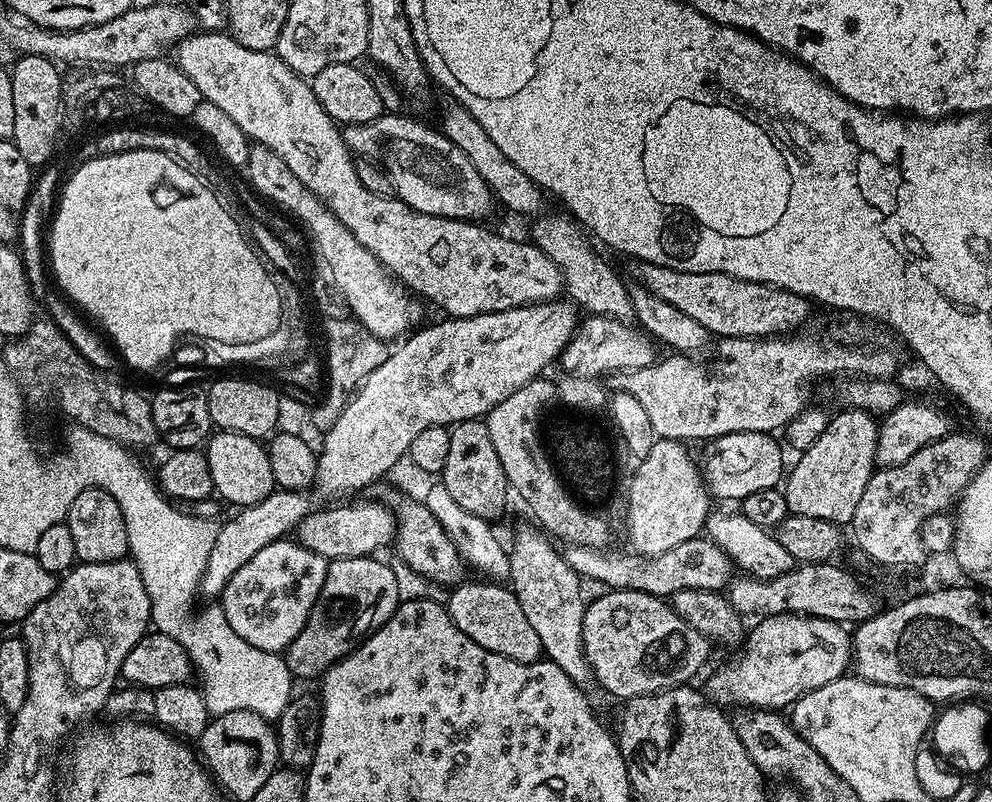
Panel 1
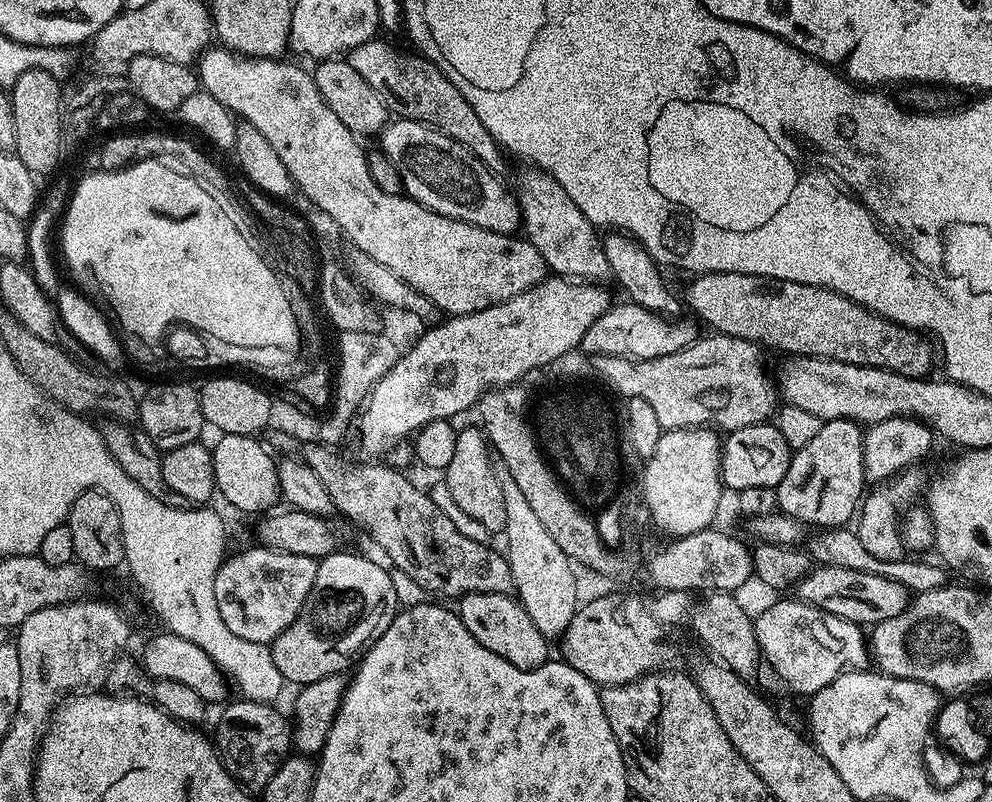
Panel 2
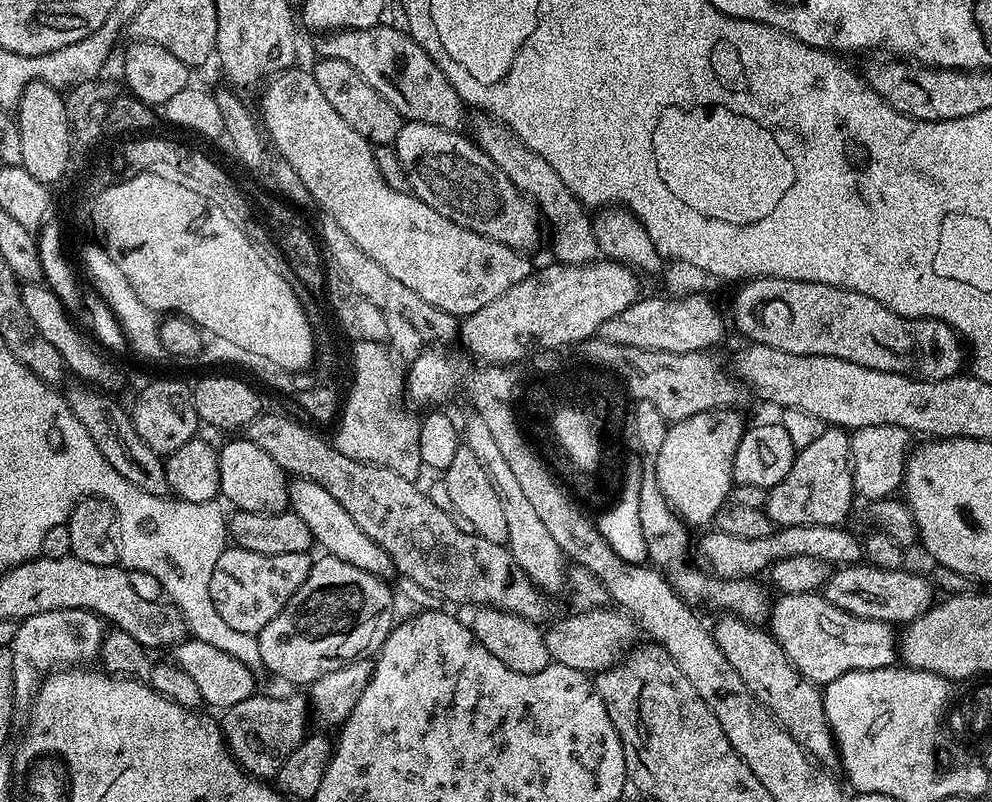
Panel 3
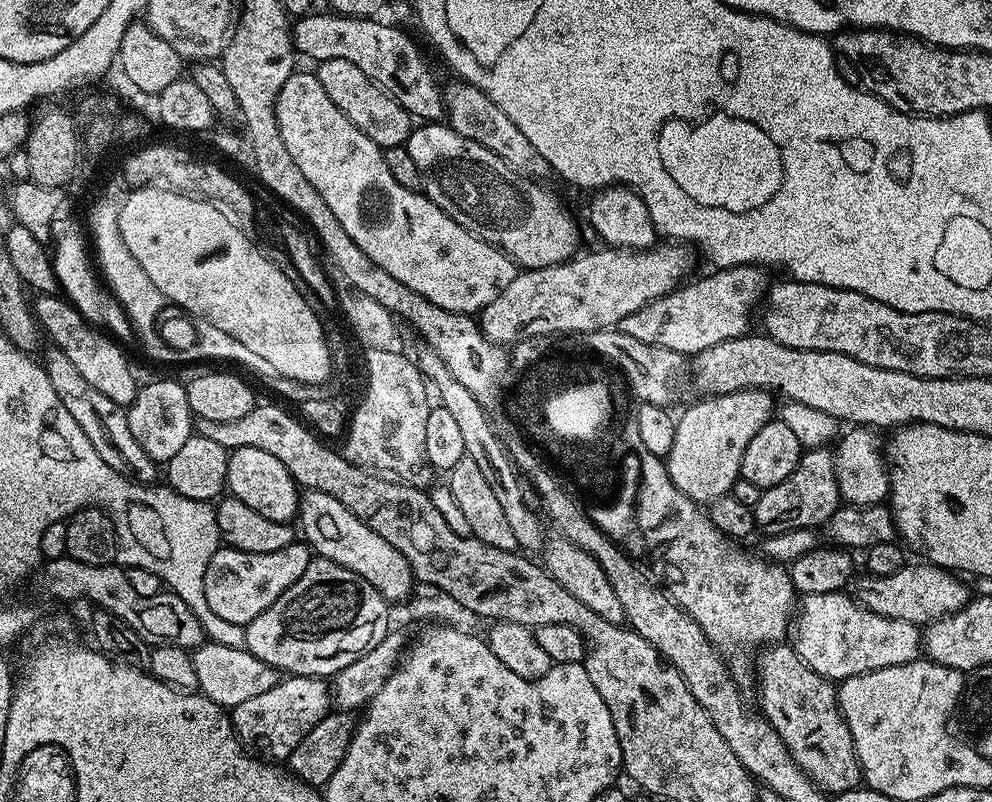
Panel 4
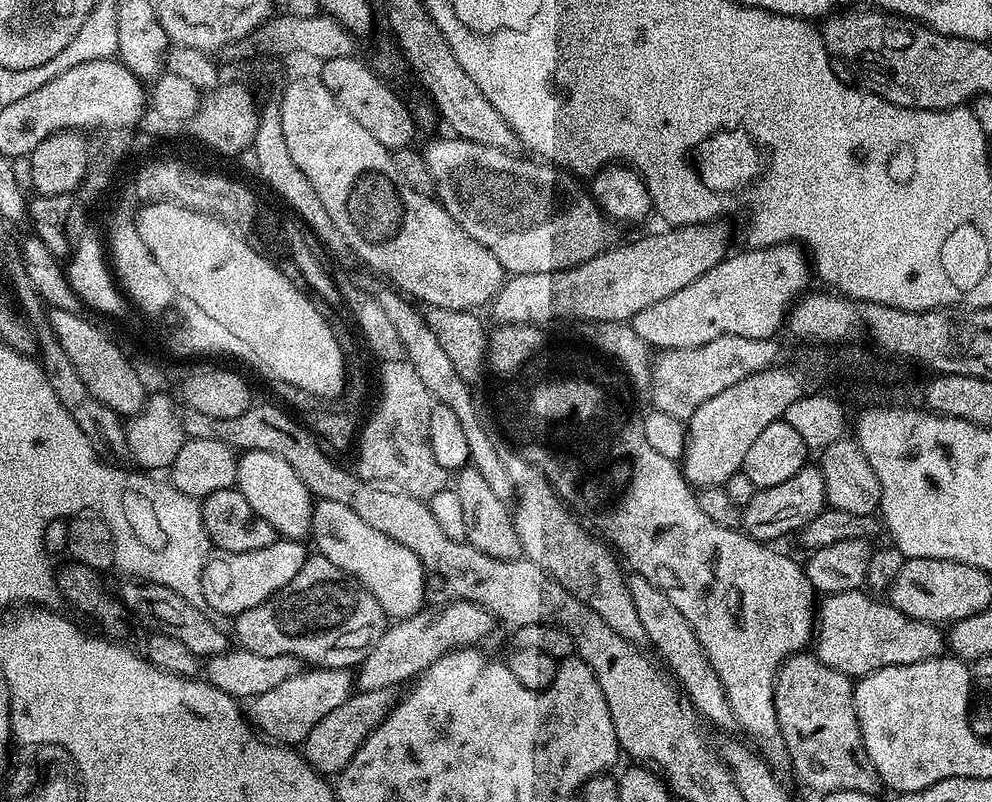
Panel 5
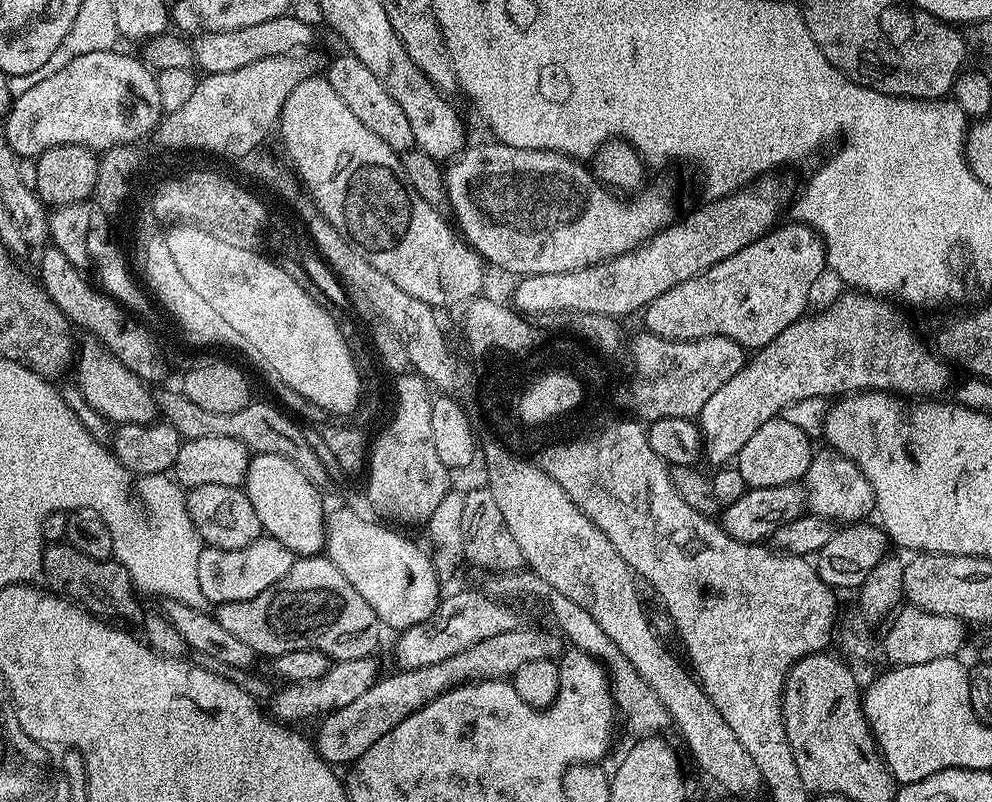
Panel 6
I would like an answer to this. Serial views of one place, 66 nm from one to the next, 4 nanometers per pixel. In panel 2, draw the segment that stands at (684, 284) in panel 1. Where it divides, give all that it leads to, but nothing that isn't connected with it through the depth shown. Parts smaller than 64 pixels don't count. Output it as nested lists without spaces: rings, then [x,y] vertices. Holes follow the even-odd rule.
[[[705,272],[697,275],[696,280],[688,288],[688,300],[686,296],[686,308],[693,312],[691,315],[697,321],[705,320],[709,324],[713,333],[722,336],[733,336],[734,338],[742,338],[751,344],[760,345],[761,349],[777,348],[780,352],[789,352],[789,357],[803,358],[806,356],[819,356],[821,360],[837,360],[838,362],[846,362],[847,364],[857,364],[863,368],[885,368],[891,372],[902,374],[906,378],[914,378],[915,380],[927,377],[928,372],[932,368],[932,363],[937,363],[938,352],[934,347],[933,341],[929,339],[925,333],[915,332],[912,328],[902,326],[894,320],[887,320],[885,316],[880,316],[877,312],[871,312],[869,308],[863,308],[858,302],[854,302],[850,298],[846,298],[837,292],[830,291],[829,288],[815,288],[814,286],[806,286],[802,282],[786,282],[785,280],[772,280],[768,276],[751,276],[750,274],[738,274],[737,272]]]

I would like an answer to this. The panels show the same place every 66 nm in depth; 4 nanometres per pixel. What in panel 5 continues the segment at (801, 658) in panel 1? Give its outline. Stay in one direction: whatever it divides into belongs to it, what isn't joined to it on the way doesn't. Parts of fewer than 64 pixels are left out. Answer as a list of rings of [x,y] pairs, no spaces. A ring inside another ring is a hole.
[[[852,588],[848,592],[825,595],[819,601],[814,633],[817,660],[845,672],[849,678],[859,678],[869,676],[873,668],[922,662],[945,651],[946,636],[937,625],[910,618],[899,612],[891,602],[872,604],[867,594],[860,588]]]

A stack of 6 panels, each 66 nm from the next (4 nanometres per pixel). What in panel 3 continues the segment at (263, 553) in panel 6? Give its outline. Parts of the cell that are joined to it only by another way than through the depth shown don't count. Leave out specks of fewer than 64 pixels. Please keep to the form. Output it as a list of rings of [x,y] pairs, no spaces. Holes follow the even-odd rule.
[[[235,546],[225,547],[224,553],[210,574],[210,598],[212,608],[218,610],[226,626],[242,634],[256,636],[288,605],[292,595],[306,582],[306,574],[312,569],[313,557],[308,552],[298,554],[254,554]]]

